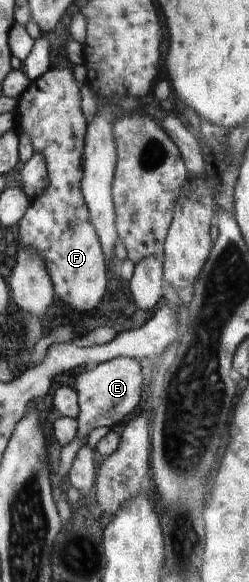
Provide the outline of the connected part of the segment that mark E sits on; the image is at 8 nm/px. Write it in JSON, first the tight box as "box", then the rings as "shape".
{"box":[73,357,143,443],"shape":[[[119,357],[103,362],[95,368],[85,370],[77,376],[73,388],[78,396],[80,408],[77,416],[78,429],[76,437],[87,443],[87,436],[98,426],[115,428],[123,421],[127,414],[133,414],[141,402],[143,394],[142,368],[138,359],[133,357]]]}

